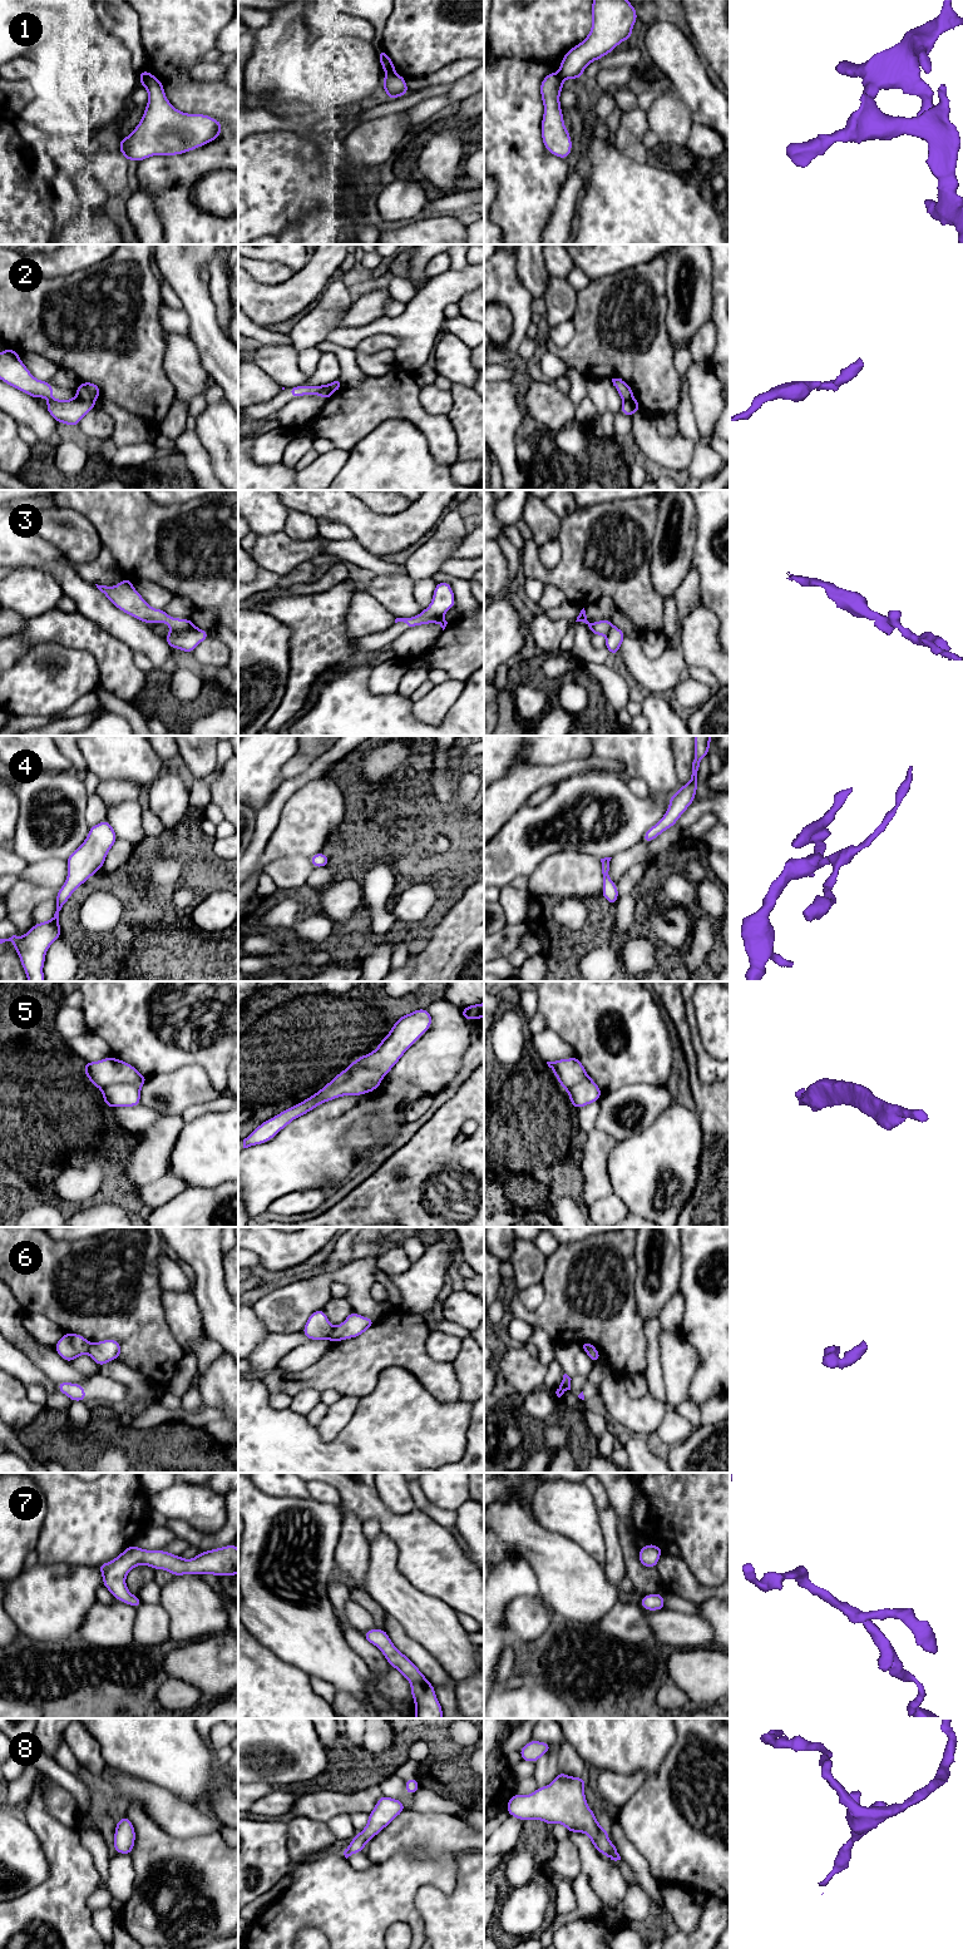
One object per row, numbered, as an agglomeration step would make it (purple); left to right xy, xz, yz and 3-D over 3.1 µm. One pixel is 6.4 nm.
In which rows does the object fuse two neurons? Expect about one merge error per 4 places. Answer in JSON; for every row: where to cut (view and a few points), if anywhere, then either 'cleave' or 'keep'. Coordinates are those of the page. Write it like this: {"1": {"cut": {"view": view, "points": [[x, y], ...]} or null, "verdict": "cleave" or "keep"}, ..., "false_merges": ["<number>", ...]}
{"1": {"cut": {"view": "xz", "points": [[386, 72], [393, 73]]}, "verdict": "cleave"}, "2": {"cut": {"view": "xy", "points": [[77, 395], [93, 402]]}, "verdict": "cleave"}, "3": {"cut": null, "verdict": "keep"}, "4": {"cut": null, "verdict": "keep"}, "5": {"cut": {"view": "xz", "points": [[384, 1074], [376, 1069], [357, 1069], [325, 1091], [310, 1109]]}, "verdict": "cleave"}, "6": {"cut": {"view": "xz", "points": [[334, 1329], [329, 1339]]}, "verdict": "cleave"}, "7": {"cut": null, "verdict": "keep"}, "8": {"cut": null, "verdict": "keep"}, "false_merges": ["1", "2", "5", "6"]}

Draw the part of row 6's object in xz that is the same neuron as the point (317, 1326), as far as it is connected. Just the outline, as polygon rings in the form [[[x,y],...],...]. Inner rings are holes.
[[[324,1310],[313,1311],[301,1331],[307,1340],[330,1340],[334,1327],[330,1324],[327,1315]]]

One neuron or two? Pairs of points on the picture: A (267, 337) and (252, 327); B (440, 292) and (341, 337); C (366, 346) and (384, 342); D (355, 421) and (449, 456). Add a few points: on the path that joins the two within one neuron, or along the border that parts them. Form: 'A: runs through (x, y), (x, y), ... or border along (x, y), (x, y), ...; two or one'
A: runs through (263, 336), (256, 331); one
B: runs through (415, 317), (406, 326), (380, 326), (366, 331); one
C: runs through (370, 345), (380, 342); one
D: runs through (380, 409), (410, 409), (433, 431); one

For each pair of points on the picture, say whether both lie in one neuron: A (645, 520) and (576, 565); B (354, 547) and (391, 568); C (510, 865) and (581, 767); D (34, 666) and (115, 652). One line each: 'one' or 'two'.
A: one
B: one
C: two
D: two

